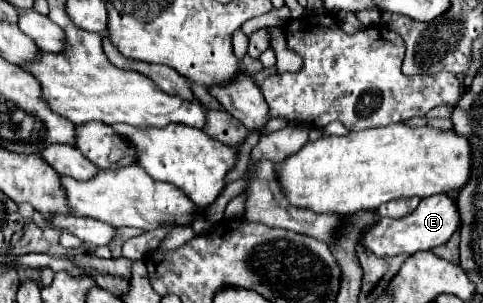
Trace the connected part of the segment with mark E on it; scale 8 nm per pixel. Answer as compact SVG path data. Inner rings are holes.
M431 195L421 199L417 209L405 217L399 219L379 217L377 223L371 225L361 237L361 245L365 245L365 249L375 253L377 257L393 257L399 253L413 255L415 251L425 251L443 245L455 233L457 225L459 225L459 211L453 199L449 199L447 195Z

